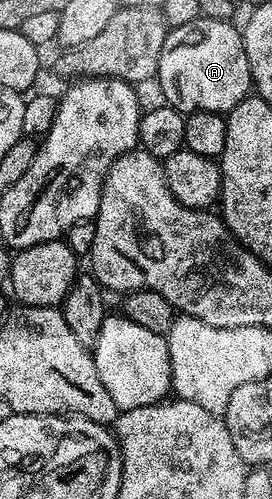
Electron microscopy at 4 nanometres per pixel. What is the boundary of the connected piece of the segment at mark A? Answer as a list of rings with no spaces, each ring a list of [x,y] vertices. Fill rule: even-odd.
[[[202,16],[193,19],[189,24],[170,27],[167,31],[167,39],[161,48],[161,60],[159,61],[159,73],[157,83],[163,89],[162,101],[178,110],[186,116],[193,112],[217,112],[226,116],[237,104],[241,104],[243,98],[252,93],[253,83],[247,48],[242,33],[234,30],[231,22],[222,22]]]

